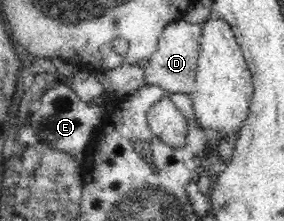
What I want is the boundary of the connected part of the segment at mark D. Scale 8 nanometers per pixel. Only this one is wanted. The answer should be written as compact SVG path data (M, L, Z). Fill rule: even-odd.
M183 18L172 21L160 34L157 50L145 66L145 84L162 87L167 93L192 94L196 90L197 61L202 23L188 24Z

